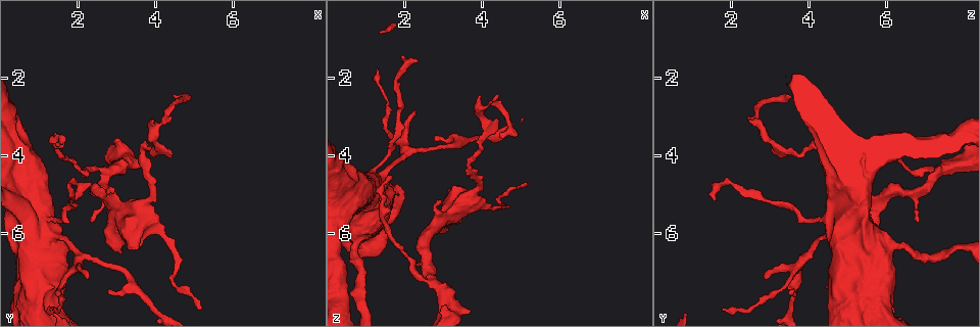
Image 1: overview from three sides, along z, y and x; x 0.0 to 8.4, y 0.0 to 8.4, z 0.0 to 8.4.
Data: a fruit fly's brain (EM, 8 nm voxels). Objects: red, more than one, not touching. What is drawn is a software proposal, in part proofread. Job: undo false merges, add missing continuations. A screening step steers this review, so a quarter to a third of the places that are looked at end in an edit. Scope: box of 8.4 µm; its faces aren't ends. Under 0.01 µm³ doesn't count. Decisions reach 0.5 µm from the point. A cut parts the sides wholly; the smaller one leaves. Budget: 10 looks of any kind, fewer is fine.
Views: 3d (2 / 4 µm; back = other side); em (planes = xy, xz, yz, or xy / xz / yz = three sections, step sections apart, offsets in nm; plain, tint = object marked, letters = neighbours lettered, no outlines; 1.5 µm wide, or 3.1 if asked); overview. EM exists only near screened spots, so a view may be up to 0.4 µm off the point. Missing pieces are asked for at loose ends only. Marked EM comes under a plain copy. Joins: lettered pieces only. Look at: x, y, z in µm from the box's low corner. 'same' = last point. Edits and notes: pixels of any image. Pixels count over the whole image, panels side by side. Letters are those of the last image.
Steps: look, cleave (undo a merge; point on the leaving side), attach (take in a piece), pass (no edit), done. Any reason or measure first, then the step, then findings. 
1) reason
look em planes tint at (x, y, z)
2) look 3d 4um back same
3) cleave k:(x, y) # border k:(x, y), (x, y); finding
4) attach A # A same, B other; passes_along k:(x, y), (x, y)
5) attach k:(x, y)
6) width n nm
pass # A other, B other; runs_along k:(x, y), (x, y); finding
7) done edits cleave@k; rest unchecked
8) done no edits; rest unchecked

long arm stops here
look em xy step 4 tint at (1.95, 5.15, 1.55)

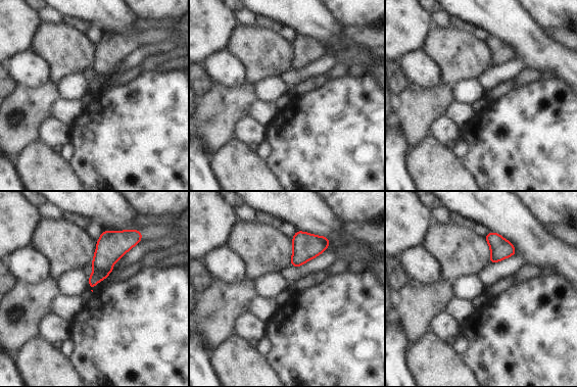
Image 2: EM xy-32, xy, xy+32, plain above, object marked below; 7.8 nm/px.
another direction
look em planes letters same

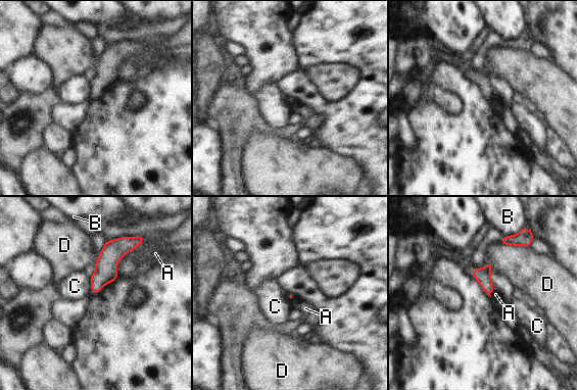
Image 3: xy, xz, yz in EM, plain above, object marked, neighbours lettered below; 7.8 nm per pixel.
pass # A other, B other, C other, D other; border 3:(89, 280), (91, 289); none of them fits

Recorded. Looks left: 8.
look em planes letters at (1.30, 7.90, 1.80)

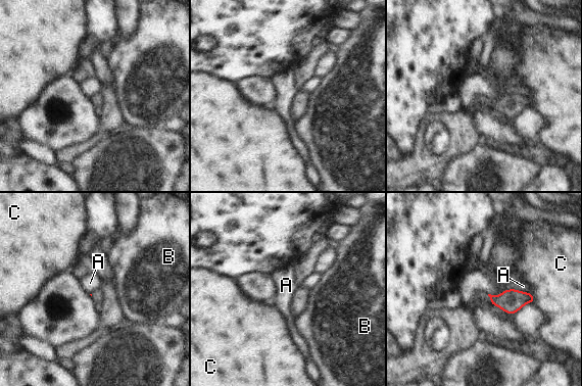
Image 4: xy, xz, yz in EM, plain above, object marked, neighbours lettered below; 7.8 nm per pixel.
pass # A other, B other, C other; no lettered piece goes on from it

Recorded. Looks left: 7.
thin end
look em planes letters at (4.55, 2.45, 3.45)

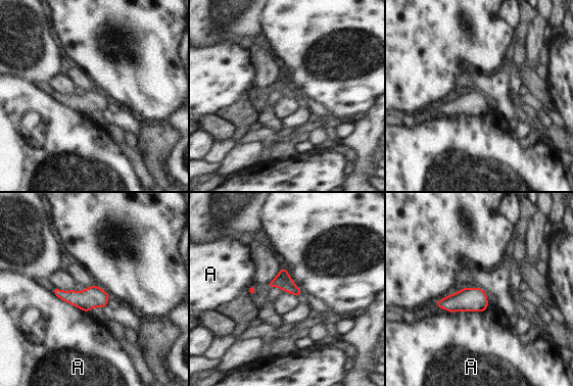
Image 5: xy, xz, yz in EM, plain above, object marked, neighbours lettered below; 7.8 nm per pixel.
pass # A other; border 5:(51, 291), (61, 299), (88, 312); none of them fits

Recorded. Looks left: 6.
end of a long branch
look 3d 4um at (1.65, 3.60, 4.45)

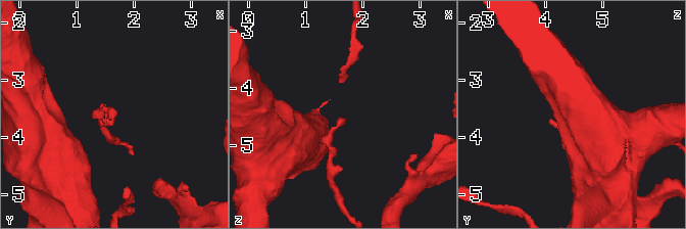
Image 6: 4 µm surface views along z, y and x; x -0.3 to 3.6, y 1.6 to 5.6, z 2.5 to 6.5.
look em planes letters at (1.65, 3.65, 4.45)

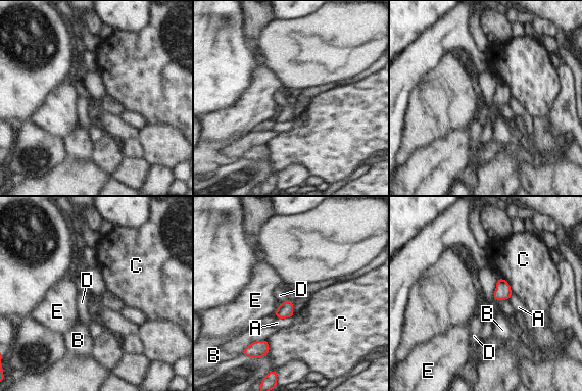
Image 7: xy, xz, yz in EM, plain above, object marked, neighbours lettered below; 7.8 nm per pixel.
attach D # A other, B other, C other, D same, E other; passes_along 7:(285, 309), (283, 302), (280, 295); the neuron continues

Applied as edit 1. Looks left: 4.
done edits attach@7; rest unchecked

